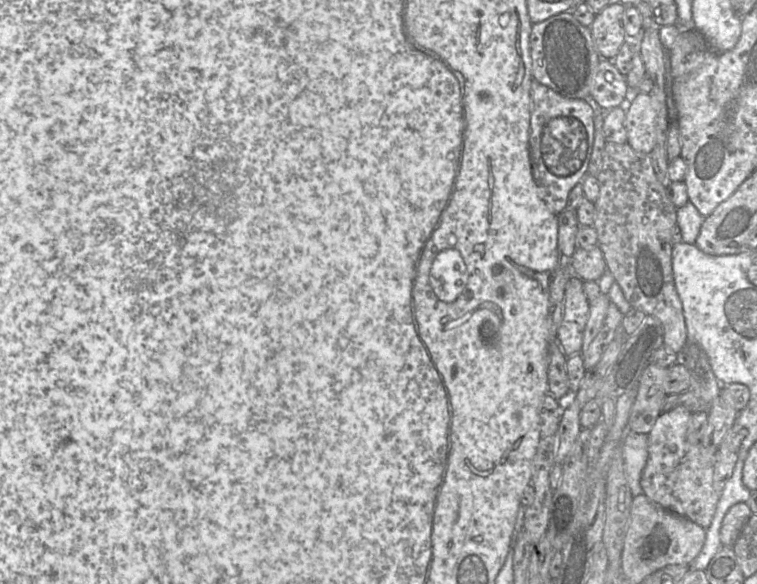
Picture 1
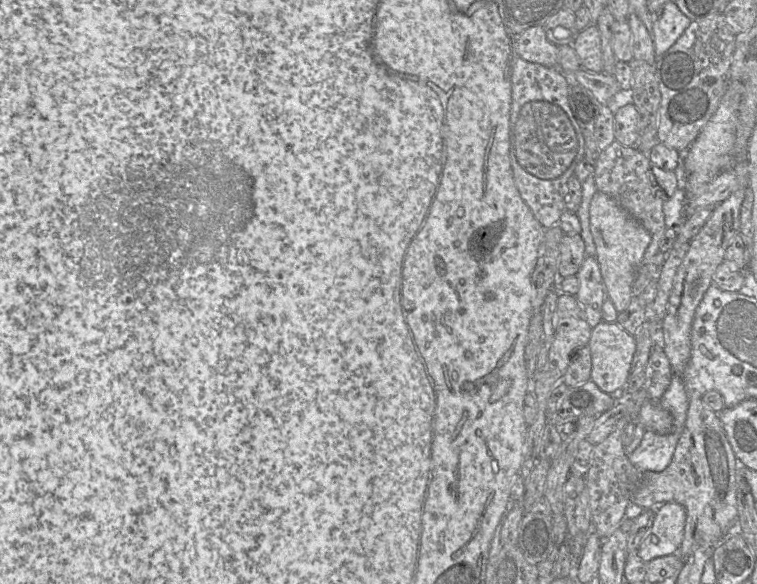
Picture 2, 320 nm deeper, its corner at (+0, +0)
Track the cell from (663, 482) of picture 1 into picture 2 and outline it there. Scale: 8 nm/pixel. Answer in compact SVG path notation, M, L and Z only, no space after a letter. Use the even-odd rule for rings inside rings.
M653 348L644 371L649 401L659 402L674 375L663 348Z

